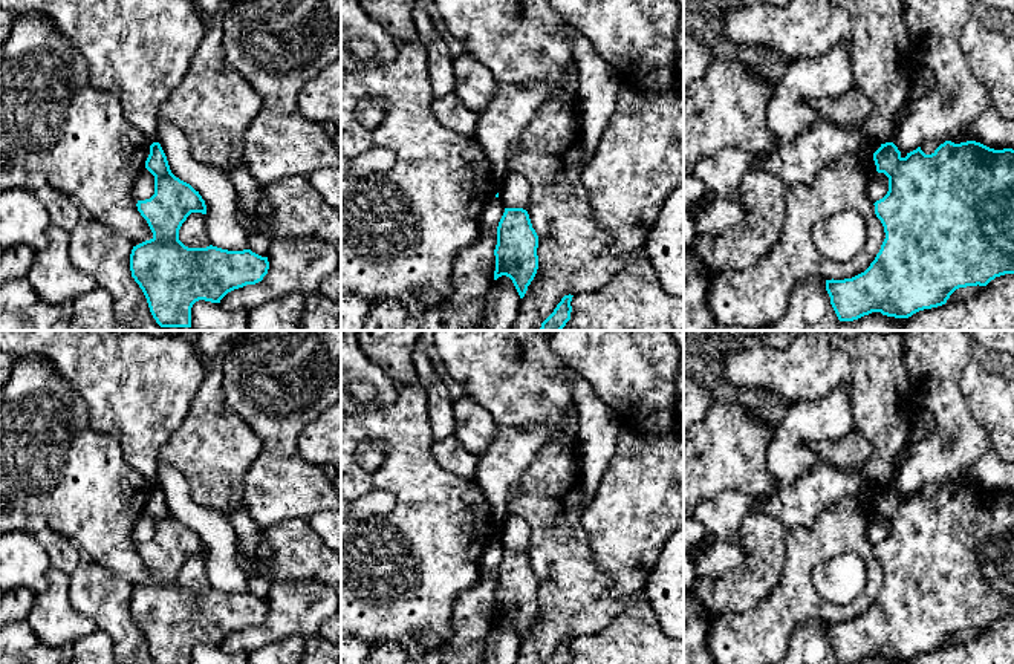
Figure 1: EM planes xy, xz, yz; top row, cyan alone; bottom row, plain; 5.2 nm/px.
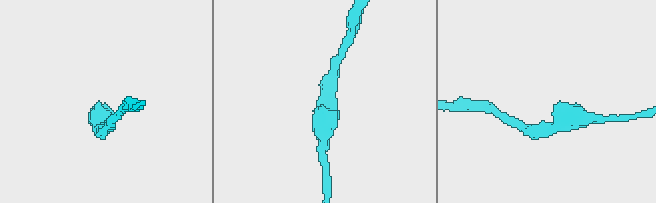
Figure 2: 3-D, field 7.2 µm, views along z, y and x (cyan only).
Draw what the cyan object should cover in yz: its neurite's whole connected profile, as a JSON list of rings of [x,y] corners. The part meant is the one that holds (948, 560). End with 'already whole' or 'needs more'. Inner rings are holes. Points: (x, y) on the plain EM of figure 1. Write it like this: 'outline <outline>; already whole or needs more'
outline [[[945,483],[931,497],[918,490],[902,500],[893,485],[886,485],[873,496],[873,503],[876,514],[889,520],[887,537],[873,546],[886,581],[864,615],[852,621],[826,623],[826,633],[840,664],[853,664],[872,655],[908,661],[919,653],[945,647],[959,630],[986,629],[996,620],[1014,617],[1012,491],[994,493],[976,483]]]; already whole

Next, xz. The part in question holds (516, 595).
outline [[[505,551],[497,569],[494,623],[509,620],[523,641],[538,612],[537,591],[538,578],[528,554]]]; already whole

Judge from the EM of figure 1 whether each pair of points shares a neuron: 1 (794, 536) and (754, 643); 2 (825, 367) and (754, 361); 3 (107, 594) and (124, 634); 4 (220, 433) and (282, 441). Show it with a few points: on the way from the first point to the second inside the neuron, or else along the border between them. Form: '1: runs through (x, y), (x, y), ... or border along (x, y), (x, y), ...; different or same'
1: runs through (794, 562), (788, 595), (776, 617); same
2: runs through (808, 367), (771, 367); same
3: runs through (107, 603), (118, 624); same
4: border along (234, 412), (260, 439), (260, 453), (246, 471); different

